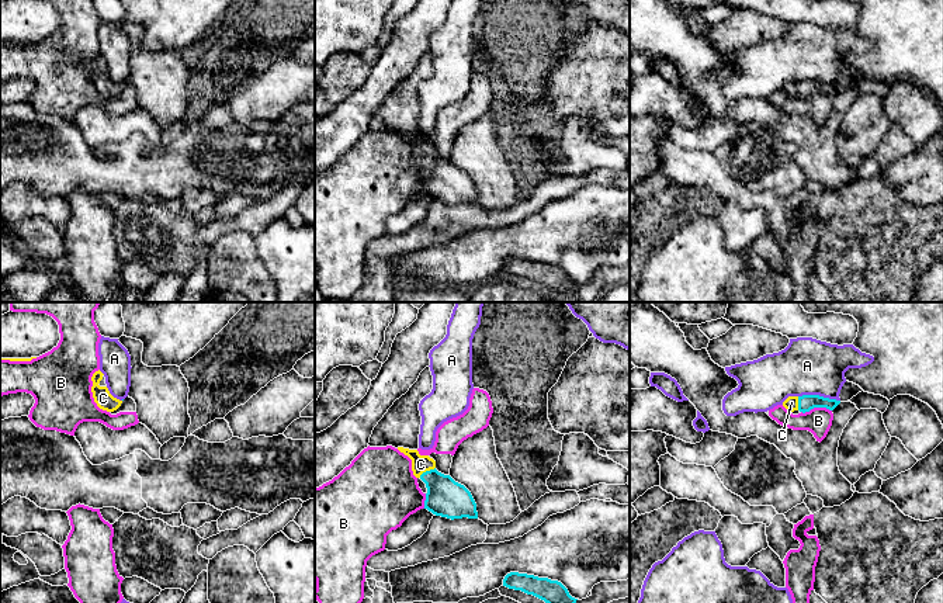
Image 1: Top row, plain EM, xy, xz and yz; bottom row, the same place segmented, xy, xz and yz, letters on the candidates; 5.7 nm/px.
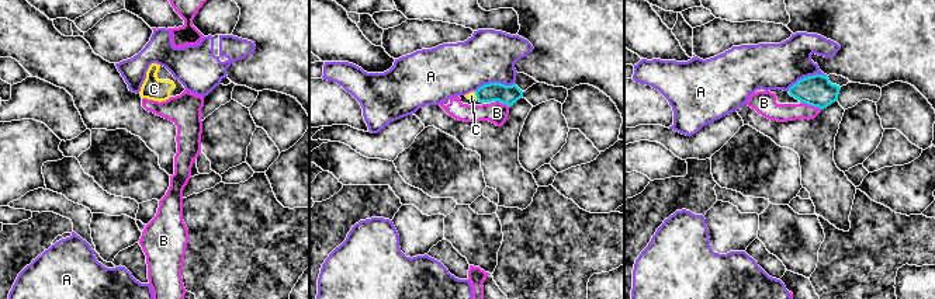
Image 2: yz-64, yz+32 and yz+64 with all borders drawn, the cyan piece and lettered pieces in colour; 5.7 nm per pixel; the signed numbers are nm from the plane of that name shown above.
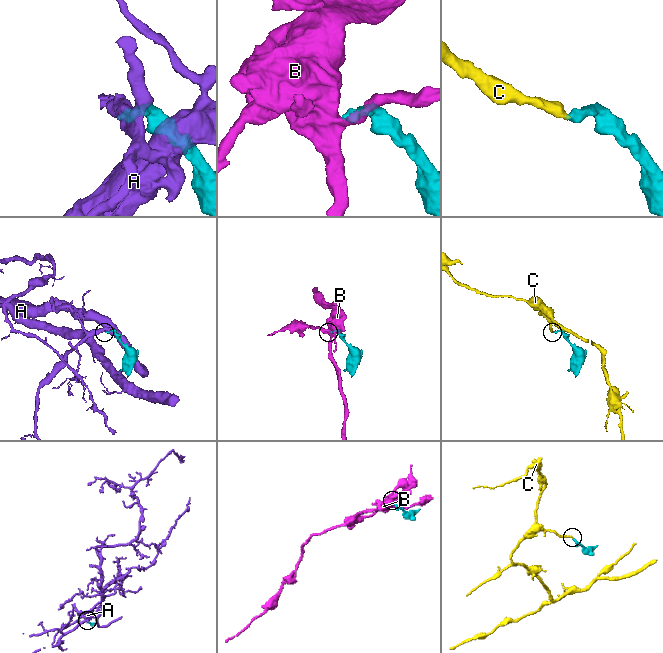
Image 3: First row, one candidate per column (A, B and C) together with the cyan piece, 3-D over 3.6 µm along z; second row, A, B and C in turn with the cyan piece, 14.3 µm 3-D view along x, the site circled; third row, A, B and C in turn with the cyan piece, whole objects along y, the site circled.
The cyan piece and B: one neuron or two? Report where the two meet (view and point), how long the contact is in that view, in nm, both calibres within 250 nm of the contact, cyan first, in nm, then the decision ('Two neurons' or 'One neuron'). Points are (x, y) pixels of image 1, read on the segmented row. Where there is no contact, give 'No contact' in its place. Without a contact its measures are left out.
Touches cyan at yz (815, 406). Shared border 180 nm. Thickness 90 nm (cyan) against 160 nm. Two neurons

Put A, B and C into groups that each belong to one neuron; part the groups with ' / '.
A / B / C

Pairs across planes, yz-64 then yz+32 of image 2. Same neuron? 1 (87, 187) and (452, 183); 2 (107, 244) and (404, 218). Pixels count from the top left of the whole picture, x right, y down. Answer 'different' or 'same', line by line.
1: different
2: same

